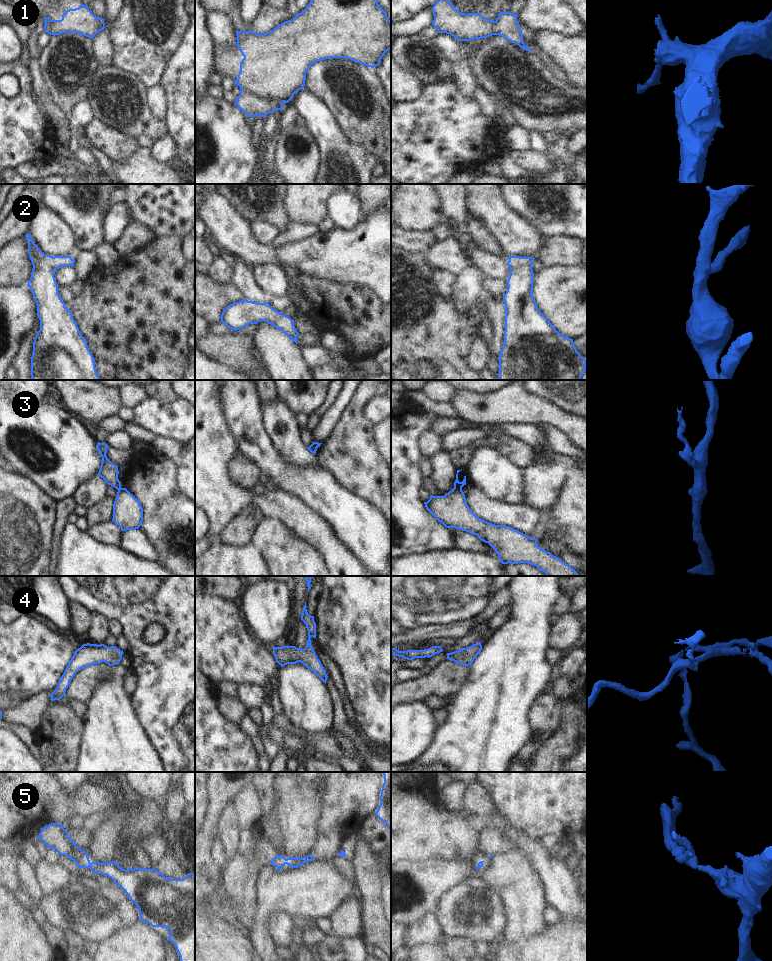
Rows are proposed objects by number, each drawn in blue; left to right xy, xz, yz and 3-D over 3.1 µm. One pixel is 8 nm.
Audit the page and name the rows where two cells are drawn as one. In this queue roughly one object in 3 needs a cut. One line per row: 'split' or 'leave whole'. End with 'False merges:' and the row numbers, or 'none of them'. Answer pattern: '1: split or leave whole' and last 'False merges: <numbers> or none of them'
1: split
2: leave whole
3: split
4: leave whole
5: leave whole
False merges: 1, 3

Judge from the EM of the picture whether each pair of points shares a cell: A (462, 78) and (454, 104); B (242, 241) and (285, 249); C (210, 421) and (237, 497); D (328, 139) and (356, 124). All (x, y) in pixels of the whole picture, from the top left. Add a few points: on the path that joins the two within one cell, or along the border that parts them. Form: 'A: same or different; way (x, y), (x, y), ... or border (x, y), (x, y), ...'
A: different; border (456, 84), (462, 92), (469, 96)
B: same; way (253, 251), (274, 251)
C: same; way (212, 440), (212, 472), (218, 478)
D: different; border (330, 111), (345, 136), (360, 147)

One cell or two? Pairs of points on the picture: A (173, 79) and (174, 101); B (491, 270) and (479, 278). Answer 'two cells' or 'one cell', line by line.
A: one cell
B: two cells

